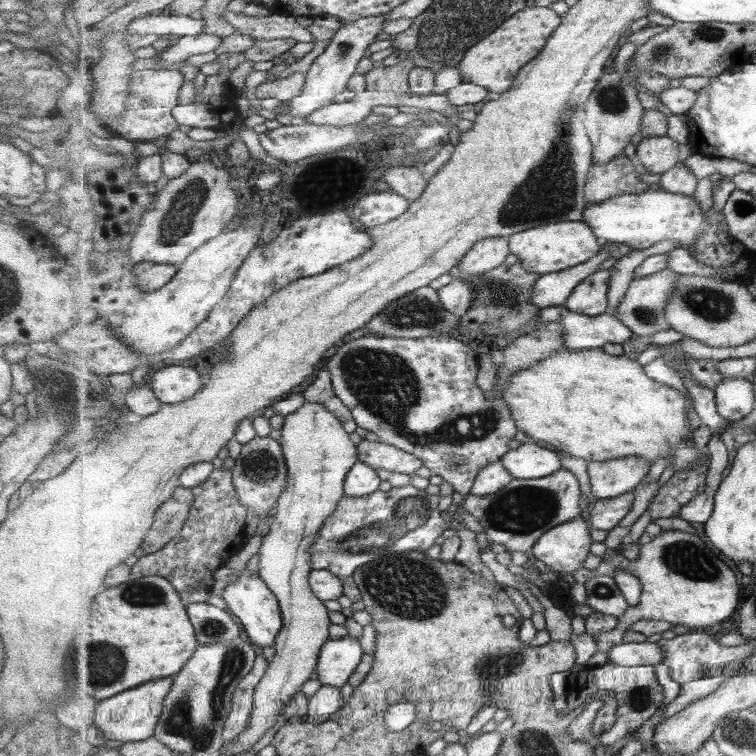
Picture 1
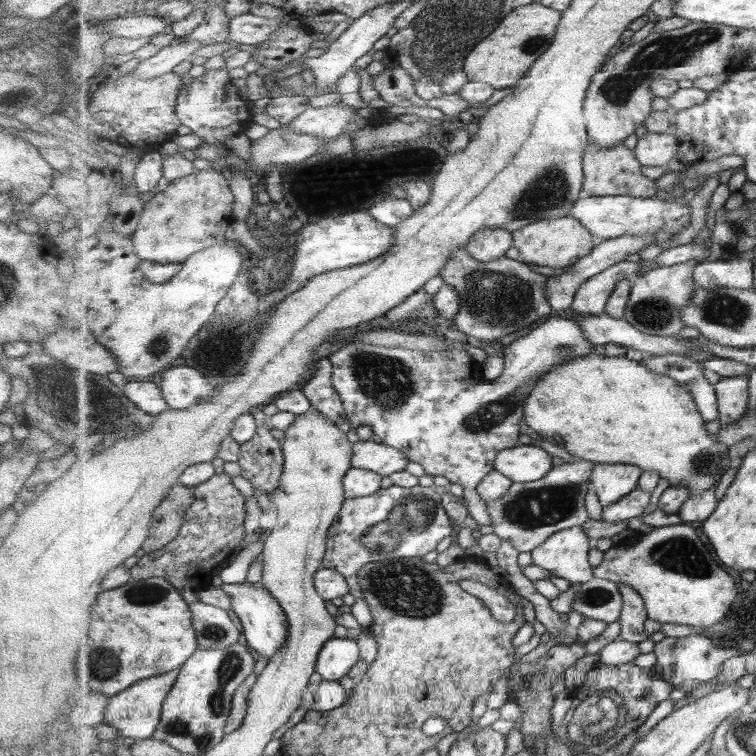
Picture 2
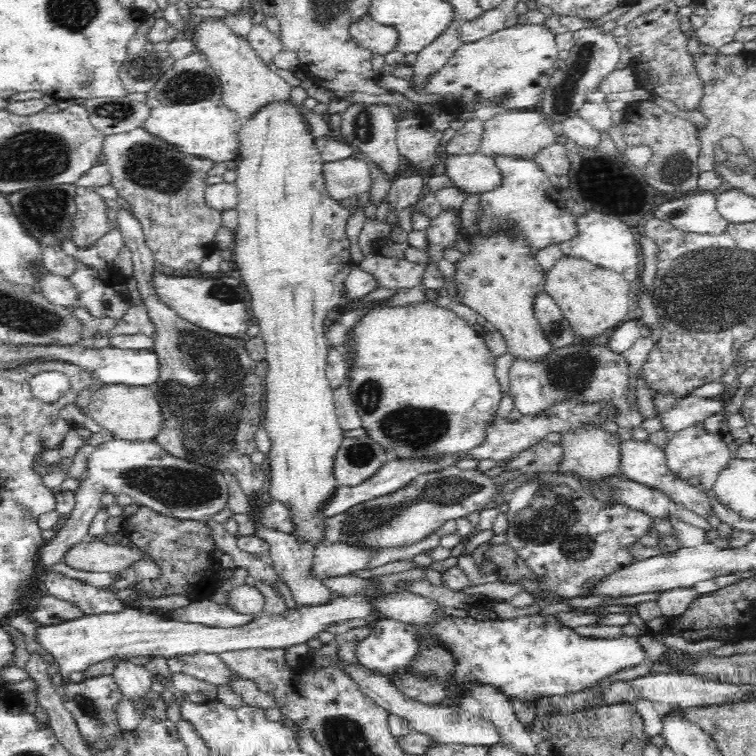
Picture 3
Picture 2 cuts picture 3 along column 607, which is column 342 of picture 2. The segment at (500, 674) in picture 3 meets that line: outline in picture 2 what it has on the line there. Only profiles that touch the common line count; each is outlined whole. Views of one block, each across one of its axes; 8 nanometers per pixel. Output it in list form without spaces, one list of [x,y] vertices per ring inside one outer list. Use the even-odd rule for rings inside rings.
[[[335,636],[323,645],[316,668],[322,681],[338,681],[348,676],[360,660],[361,652],[355,639]]]

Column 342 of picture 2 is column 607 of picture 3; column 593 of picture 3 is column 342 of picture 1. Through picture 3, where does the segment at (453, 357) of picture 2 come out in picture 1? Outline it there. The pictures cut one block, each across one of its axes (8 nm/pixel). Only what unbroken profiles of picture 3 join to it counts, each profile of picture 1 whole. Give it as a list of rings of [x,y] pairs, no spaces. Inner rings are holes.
[[[555,321],[545,324],[541,330],[509,341],[504,348],[505,364],[501,366],[493,391],[495,398],[487,398],[487,391],[479,386],[480,364],[475,350],[471,350],[467,342],[445,334],[418,339],[361,336],[359,340],[350,340],[337,348],[335,354],[326,362],[326,366],[332,374],[336,394],[346,403],[347,408],[351,409],[359,427],[375,433],[380,442],[398,447],[422,459],[432,475],[438,475],[457,493],[467,496],[471,495],[473,482],[478,475],[510,452],[509,442],[515,439],[515,434],[519,432],[513,412],[503,398],[507,381],[519,369],[535,365],[535,362],[543,361],[543,358],[551,357],[553,353],[565,348],[567,342],[563,340],[563,324]]]

